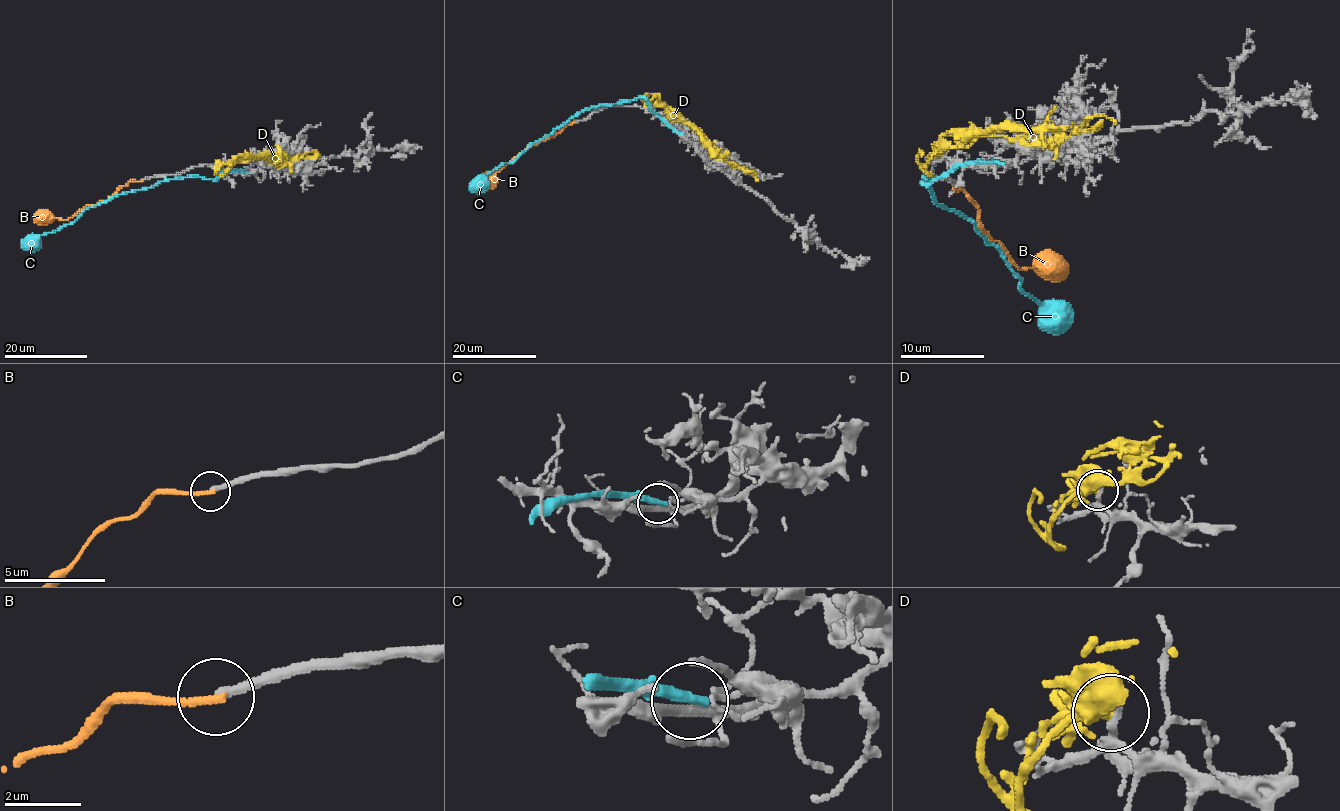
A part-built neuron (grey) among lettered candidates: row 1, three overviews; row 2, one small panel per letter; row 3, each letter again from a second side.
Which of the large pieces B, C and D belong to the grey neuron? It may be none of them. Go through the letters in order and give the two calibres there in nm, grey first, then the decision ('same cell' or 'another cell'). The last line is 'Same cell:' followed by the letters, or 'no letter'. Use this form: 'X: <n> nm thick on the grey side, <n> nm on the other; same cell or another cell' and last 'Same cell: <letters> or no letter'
B: 280 nm thick on the grey side, 200 nm on the other; another cell
C: 240 nm thick on the grey side, 320 nm on the other; another cell
D: 190 nm thick on the grey side, 400 nm on the other; another cell
Same cell: no letter

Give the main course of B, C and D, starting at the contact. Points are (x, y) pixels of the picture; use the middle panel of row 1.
B: (573, 122), (553, 136), (529, 145), (495, 173), (487, 173), (479, 187)
C: (678, 132), (643, 97), (599, 104), (532, 142), (471, 189)
D: (650, 108), (663, 105), (691, 125), (729, 163), (738, 169), (746, 168), (759, 180)

